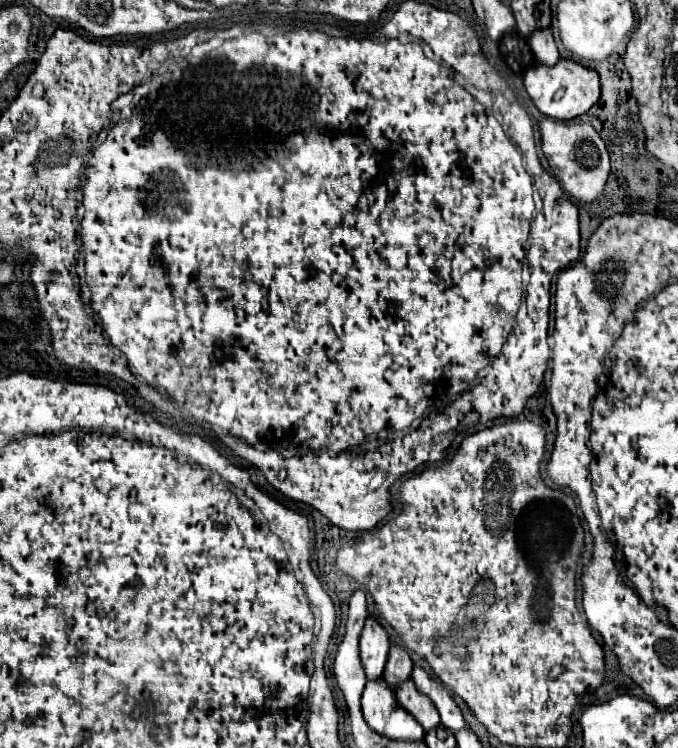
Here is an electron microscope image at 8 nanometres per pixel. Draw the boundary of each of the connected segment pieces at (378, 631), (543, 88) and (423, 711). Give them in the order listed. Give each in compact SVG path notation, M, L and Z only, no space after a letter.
M370 615L360 633L360 655L368 679L382 677L388 659L388 649L390 649L390 641L386 629L376 621L374 615Z
M560 59L558 65L536 63L526 69L524 85L534 105L552 119L572 121L578 115L584 115L600 99L600 77L594 69L588 69L572 59Z
M412 679L406 681L406 685L402 685L402 689L398 689L396 699L408 713L412 713L420 721L420 725L426 731L434 729L440 723L438 709L434 709L434 703L424 693L418 693L418 689L414 689Z

